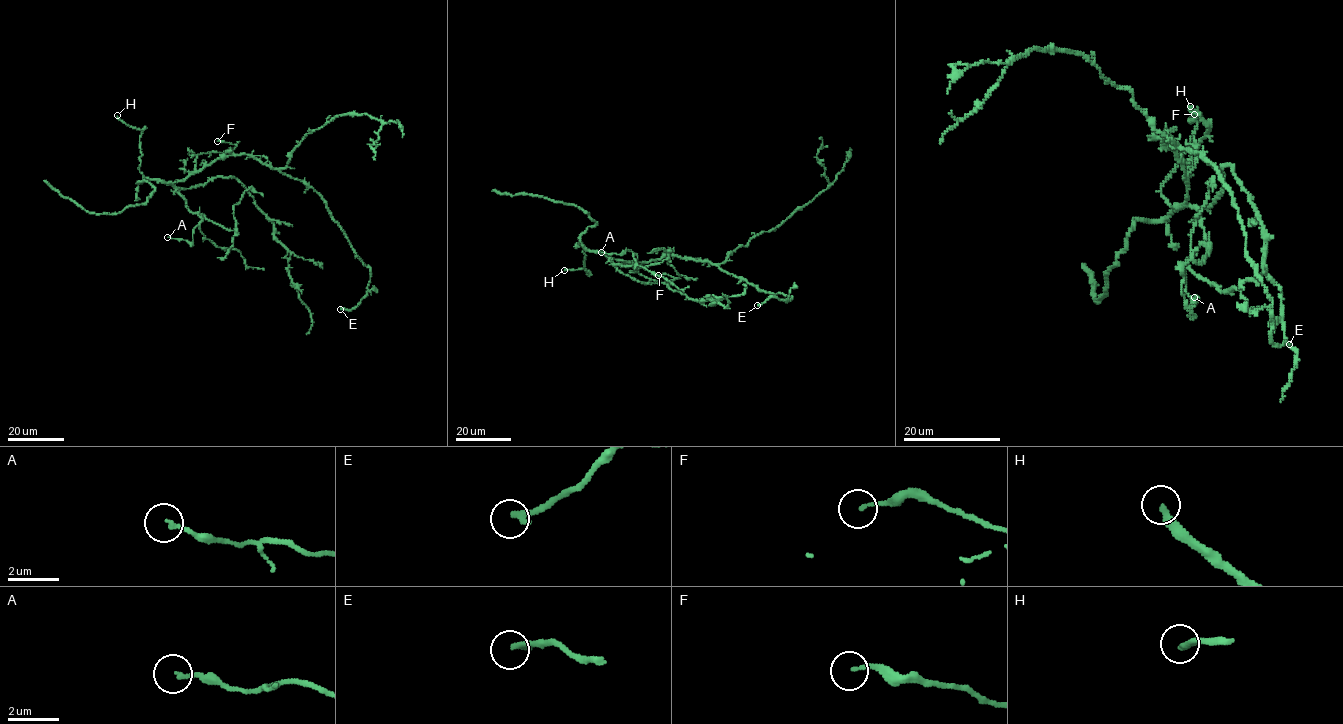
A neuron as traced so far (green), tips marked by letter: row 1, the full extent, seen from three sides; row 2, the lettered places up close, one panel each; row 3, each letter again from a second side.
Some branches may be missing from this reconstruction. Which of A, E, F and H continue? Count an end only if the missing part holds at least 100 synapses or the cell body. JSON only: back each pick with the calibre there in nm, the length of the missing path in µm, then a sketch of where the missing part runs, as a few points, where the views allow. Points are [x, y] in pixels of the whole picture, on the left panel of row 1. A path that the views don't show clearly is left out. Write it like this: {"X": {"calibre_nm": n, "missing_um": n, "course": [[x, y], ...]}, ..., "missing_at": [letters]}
{"H": {"calibre_nm": 280, "missing_um": 35, "course": [[117, 115], [115, 109], [123, 98], [122, 82], [128, 71], [145, 61]]}, "missing_at": ["H"]}

